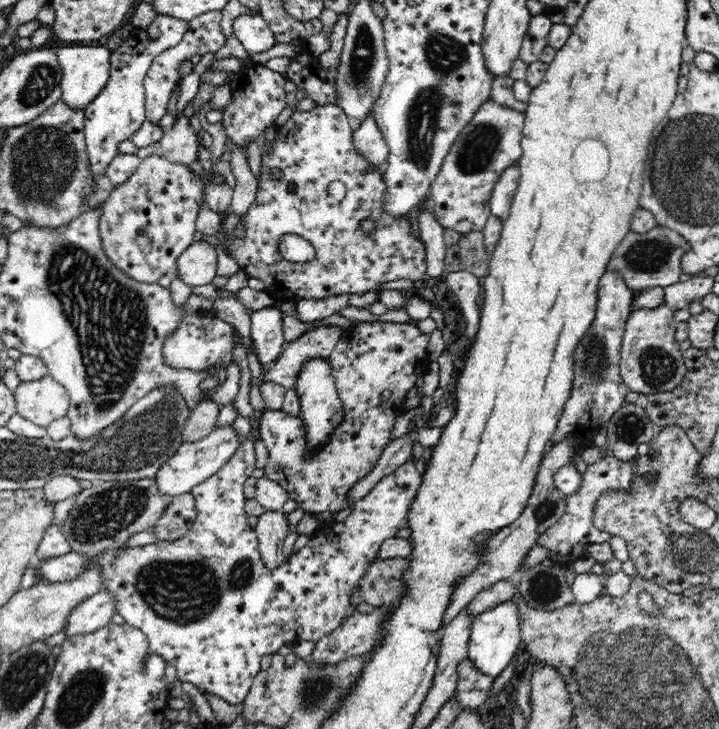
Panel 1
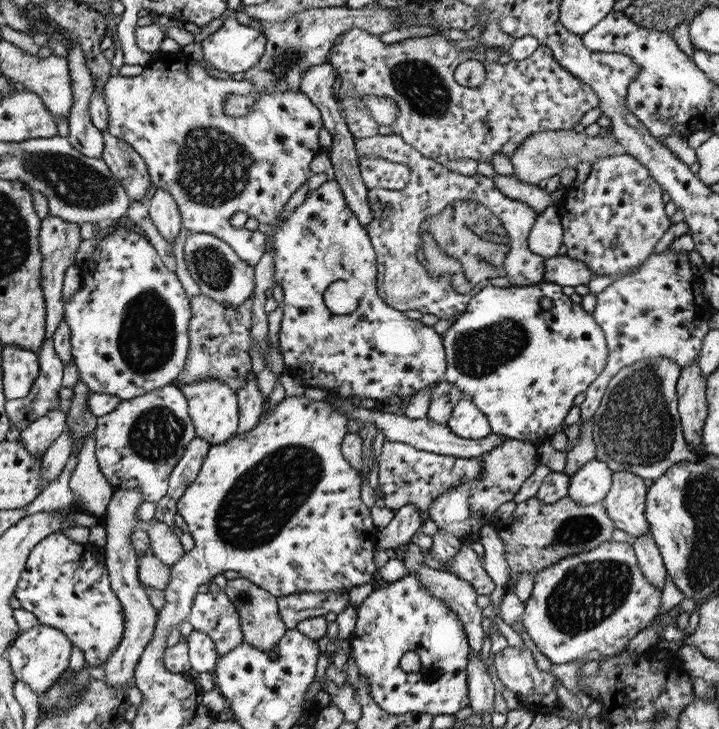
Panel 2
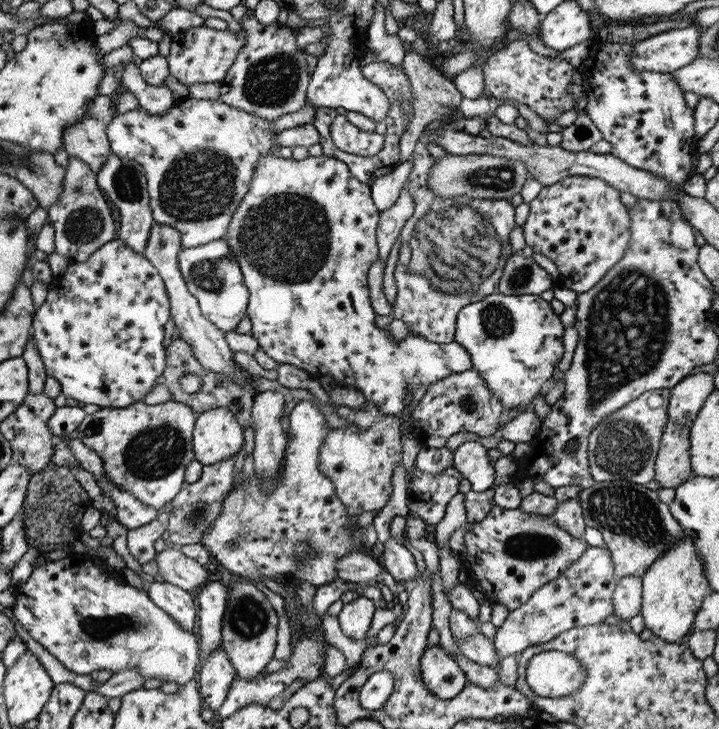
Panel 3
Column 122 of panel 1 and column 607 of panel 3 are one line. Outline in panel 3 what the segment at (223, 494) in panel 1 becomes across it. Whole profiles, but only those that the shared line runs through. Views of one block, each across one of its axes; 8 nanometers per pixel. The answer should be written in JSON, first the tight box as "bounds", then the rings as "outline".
{"bounds":[491,546,616,660],"outline":[[[588,546],[565,572],[547,581],[523,604],[509,611],[491,640],[498,659],[501,660],[509,654],[517,656],[528,646],[540,645],[570,628],[603,622],[612,614],[611,594],[616,581],[610,552],[604,546]]]}

